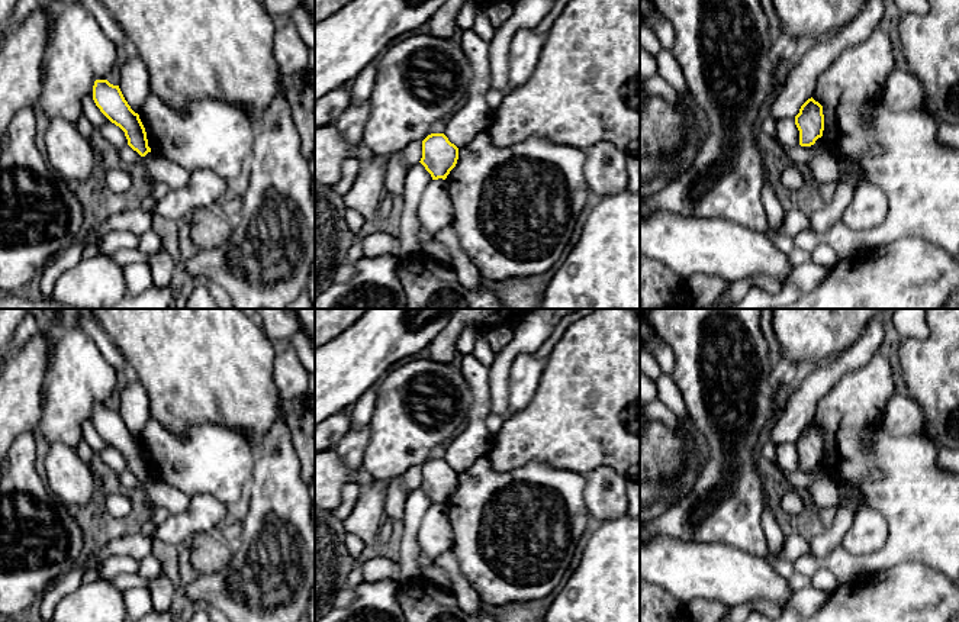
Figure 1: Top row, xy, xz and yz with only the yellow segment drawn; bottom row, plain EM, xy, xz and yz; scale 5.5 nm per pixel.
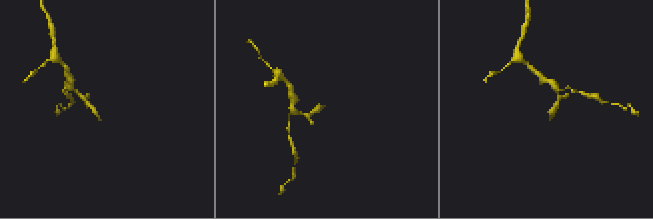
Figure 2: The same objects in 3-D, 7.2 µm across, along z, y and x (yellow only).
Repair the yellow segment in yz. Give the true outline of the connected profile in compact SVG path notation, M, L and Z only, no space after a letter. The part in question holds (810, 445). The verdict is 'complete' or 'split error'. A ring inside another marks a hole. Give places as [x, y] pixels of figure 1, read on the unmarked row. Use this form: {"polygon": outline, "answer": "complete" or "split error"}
{"polygon": "M812 422L808 423L795 441L795 449L799 455L799 470L814 470L815 465L823 461L824 455L823 431Z", "answer": "complete"}

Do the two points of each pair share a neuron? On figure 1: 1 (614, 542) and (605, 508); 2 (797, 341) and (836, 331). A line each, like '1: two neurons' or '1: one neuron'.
1: two neurons
2: one neuron

